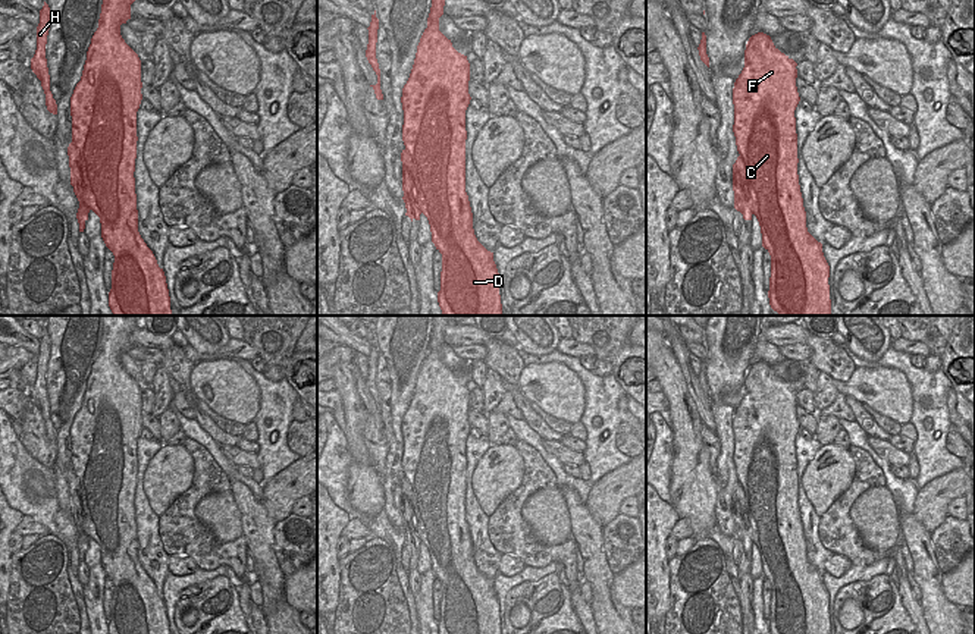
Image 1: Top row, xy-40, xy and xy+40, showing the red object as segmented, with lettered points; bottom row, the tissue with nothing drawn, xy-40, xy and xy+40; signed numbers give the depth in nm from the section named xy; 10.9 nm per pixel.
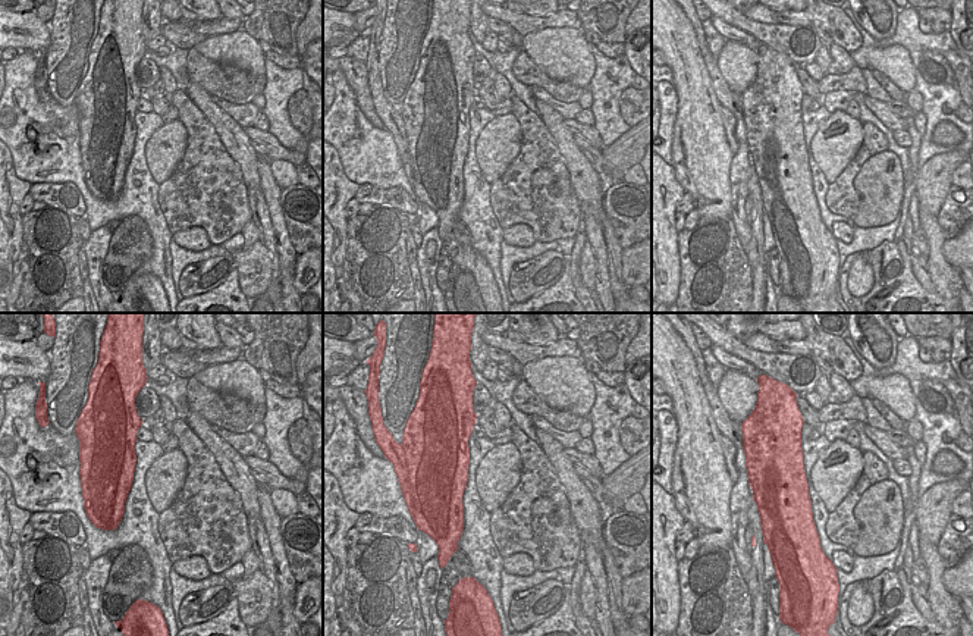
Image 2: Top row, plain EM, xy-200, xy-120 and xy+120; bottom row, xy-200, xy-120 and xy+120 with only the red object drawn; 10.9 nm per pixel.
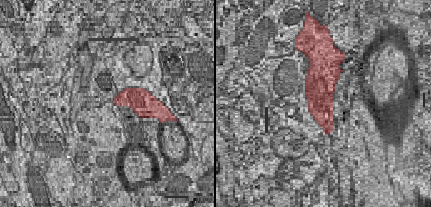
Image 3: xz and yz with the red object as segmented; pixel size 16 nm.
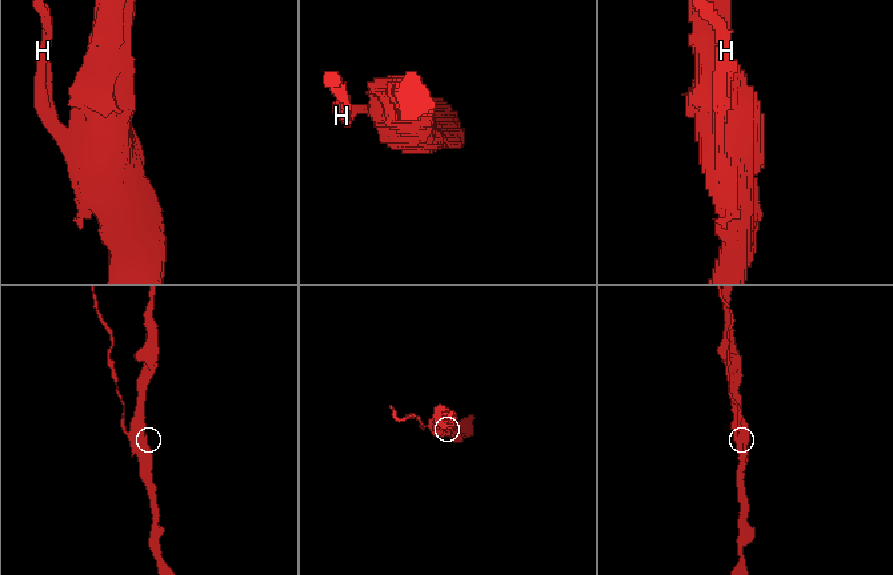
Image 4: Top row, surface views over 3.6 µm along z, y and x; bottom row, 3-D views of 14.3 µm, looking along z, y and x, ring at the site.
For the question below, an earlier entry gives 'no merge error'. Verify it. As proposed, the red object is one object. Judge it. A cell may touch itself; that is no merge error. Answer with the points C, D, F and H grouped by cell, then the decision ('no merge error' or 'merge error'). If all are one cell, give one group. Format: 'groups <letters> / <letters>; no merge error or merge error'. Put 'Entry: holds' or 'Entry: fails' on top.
Entry: fails
groups C D F / H; merge error

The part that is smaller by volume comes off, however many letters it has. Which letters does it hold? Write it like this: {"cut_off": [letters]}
{"cut_off": ["H"]}

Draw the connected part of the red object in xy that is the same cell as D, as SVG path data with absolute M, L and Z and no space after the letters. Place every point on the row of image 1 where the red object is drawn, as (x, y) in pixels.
M432 0L414 65L402 88L402 141L414 163L414 204L427 217L432 242L442 254L438 302L443 316L502 316L499 273L493 252L476 238L465 192L465 110L470 104L470 63L439 31L445 0Z

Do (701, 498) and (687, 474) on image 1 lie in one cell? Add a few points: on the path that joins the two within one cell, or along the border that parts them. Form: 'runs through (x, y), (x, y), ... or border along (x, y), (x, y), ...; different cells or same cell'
runs through (695, 492), (692, 480); same cell

